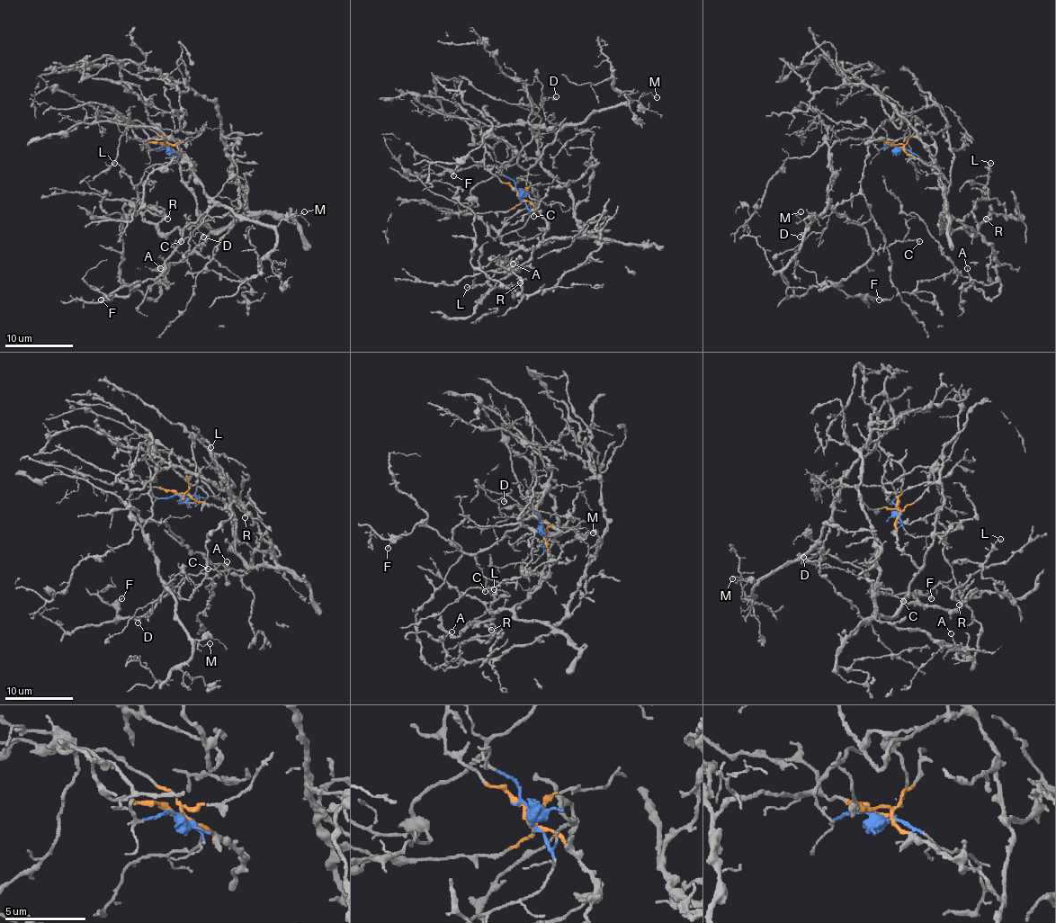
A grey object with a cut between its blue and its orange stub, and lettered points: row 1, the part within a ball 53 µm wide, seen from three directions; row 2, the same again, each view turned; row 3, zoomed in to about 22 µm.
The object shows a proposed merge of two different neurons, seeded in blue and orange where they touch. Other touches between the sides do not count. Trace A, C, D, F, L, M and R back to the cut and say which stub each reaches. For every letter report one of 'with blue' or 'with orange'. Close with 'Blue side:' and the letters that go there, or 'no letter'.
A: with orange
C: with blue
D: with blue
F: with blue
L: with orange
M: with blue
R: with orange
Blue side: C, D, F, M

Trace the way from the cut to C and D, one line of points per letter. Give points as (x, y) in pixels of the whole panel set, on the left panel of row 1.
C: (166, 147), (151, 148), (147, 140), (180, 142), (182, 157), (209, 208), (183, 230), (174, 248), (182, 242)
D: (166, 147), (151, 148), (147, 140), (180, 142), (209, 213), (192, 237), (198, 232), (203, 237)

